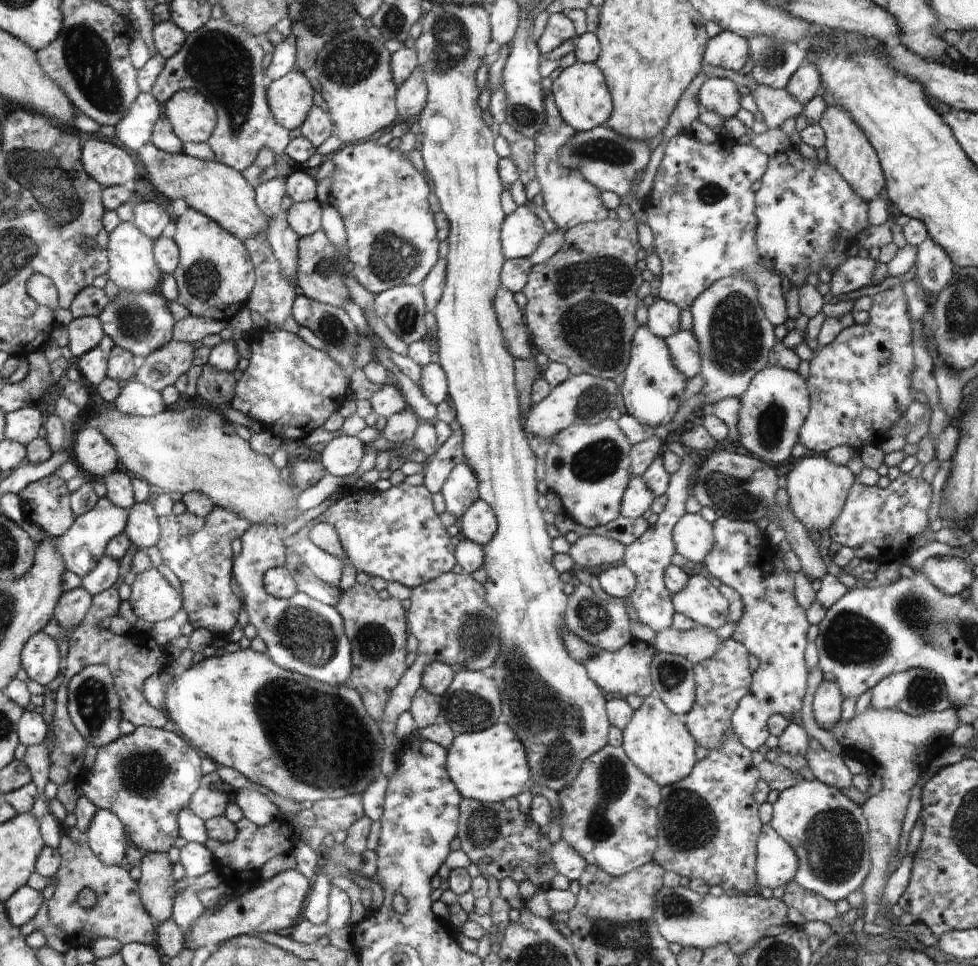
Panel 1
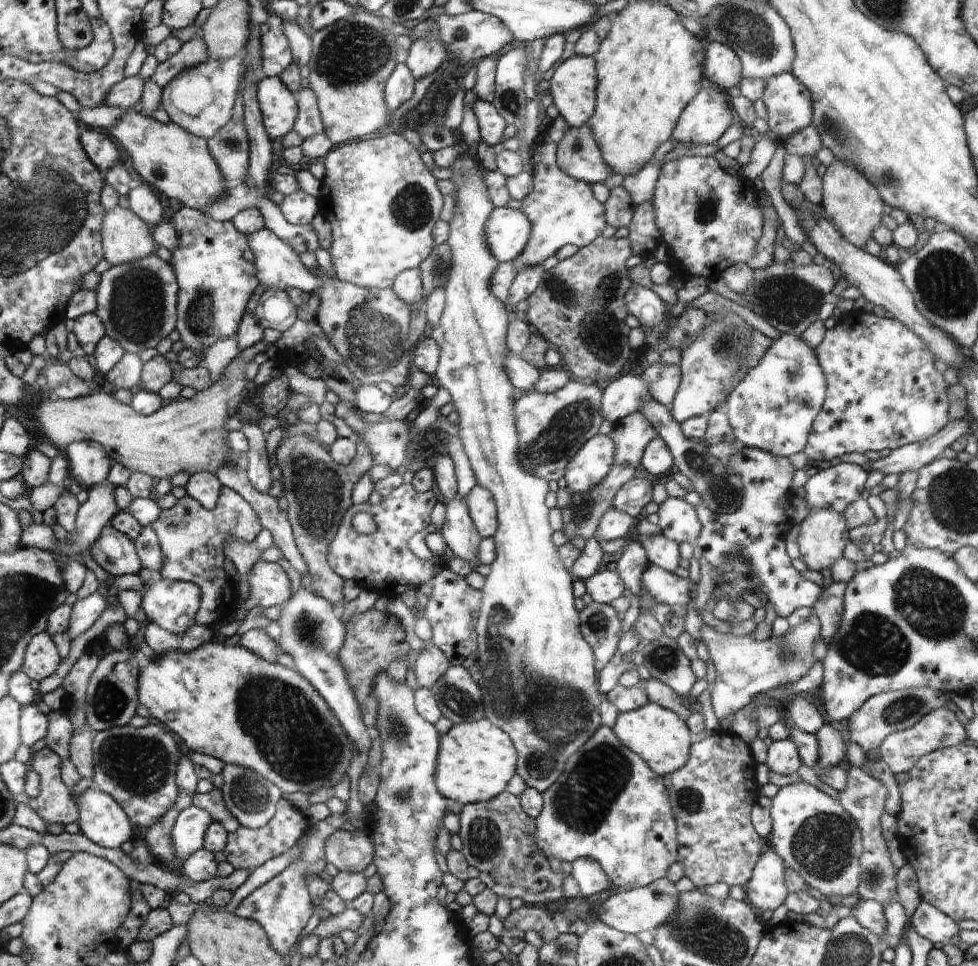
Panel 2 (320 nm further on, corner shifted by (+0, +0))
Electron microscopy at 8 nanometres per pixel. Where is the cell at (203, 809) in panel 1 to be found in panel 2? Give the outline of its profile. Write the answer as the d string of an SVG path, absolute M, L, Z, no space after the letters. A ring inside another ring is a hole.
M194 804L179 812L174 826L175 856L184 862L196 851L204 848L207 828L211 826L211 813L196 808Z

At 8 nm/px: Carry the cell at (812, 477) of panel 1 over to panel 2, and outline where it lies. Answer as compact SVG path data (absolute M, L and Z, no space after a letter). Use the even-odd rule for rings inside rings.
M811 508L806 518L801 522L800 534L797 538L800 556L799 559L806 564L807 568L817 573L832 568L836 562L844 557L845 548L850 542L846 517L832 509L818 509L812 511Z

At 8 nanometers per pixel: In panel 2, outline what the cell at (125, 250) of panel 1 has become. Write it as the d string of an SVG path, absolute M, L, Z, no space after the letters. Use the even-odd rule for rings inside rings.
M118 205L103 222L105 258L114 266L143 259L154 253L152 235L147 221Z

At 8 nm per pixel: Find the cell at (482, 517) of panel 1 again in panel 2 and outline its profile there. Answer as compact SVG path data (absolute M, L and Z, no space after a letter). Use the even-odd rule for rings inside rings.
M476 485L465 498L471 519L482 539L493 537L499 530L498 506L487 488Z

